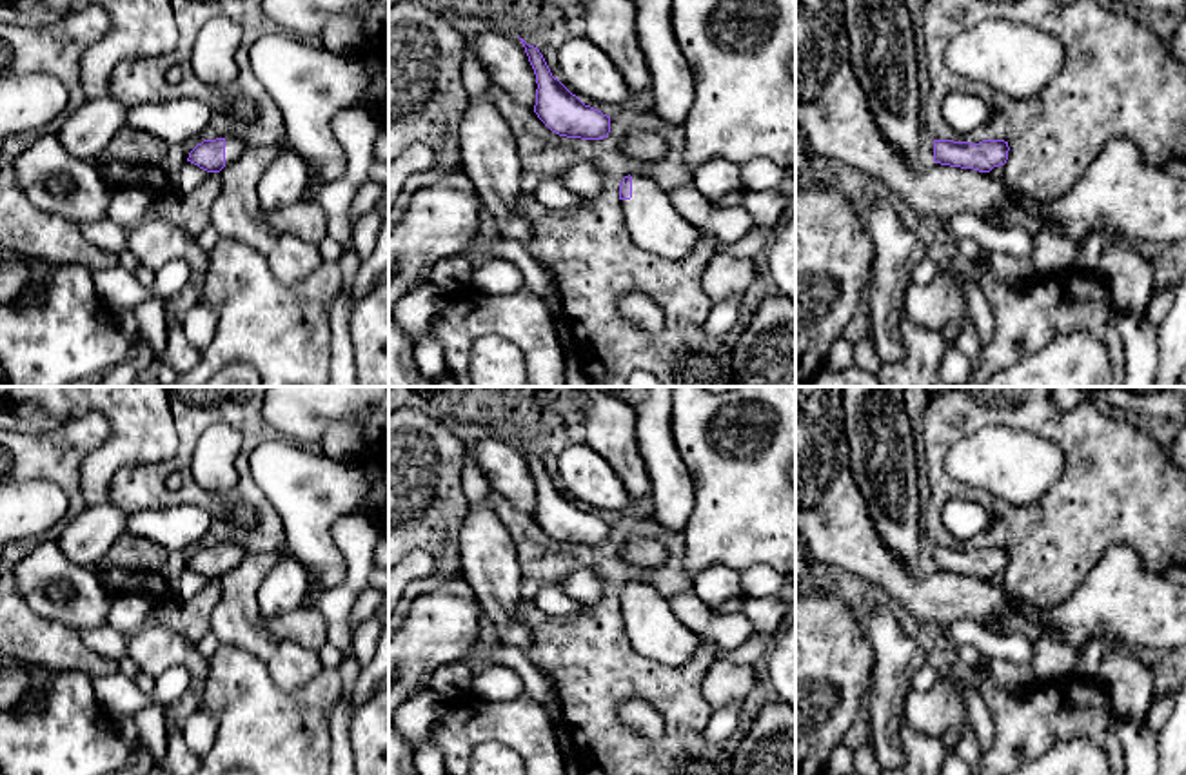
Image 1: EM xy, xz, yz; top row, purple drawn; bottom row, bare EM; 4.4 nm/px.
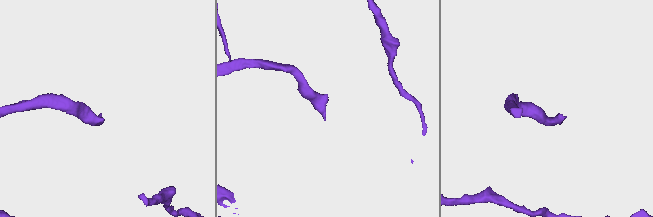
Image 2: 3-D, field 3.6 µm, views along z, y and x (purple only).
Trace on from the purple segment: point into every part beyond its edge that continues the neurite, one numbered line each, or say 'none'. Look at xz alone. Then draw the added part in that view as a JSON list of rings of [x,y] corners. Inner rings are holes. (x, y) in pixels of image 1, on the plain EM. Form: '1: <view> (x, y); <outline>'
1: xz (654, 632); [[[632,583],[632,604],[621,606],[623,626],[632,648],[667,666],[688,662],[699,644],[699,635],[674,613],[670,601],[650,584]]]

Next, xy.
1: xy (235, 554); [[[234,543],[225,544],[225,574],[234,570],[245,557],[245,550]]]

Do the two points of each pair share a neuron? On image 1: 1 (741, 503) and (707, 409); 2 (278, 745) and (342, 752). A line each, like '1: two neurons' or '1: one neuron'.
1: one neuron
2: two neurons

